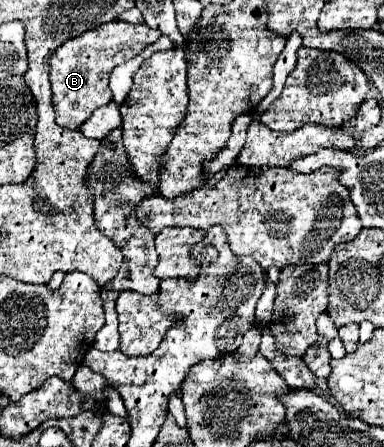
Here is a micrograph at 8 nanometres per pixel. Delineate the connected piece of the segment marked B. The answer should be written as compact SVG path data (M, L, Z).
M113 20L69 42L63 42L51 56L51 86L53 86L53 106L57 110L57 124L67 130L79 130L79 126L93 114L93 110L111 102L109 90L111 70L117 64L139 54L159 36L161 32L151 30L147 24L127 24L121 20Z

